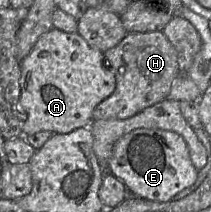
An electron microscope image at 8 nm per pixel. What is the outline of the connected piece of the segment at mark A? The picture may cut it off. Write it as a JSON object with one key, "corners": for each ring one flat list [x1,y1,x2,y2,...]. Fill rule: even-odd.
{"corners":[[52,28,39,37,31,52,20,63,20,98,18,110,22,113,22,131,19,135,26,138,39,131,66,134,80,127,88,127,93,121,93,110,115,90,114,73,104,66,105,56,91,46,77,32,69,33]]}

